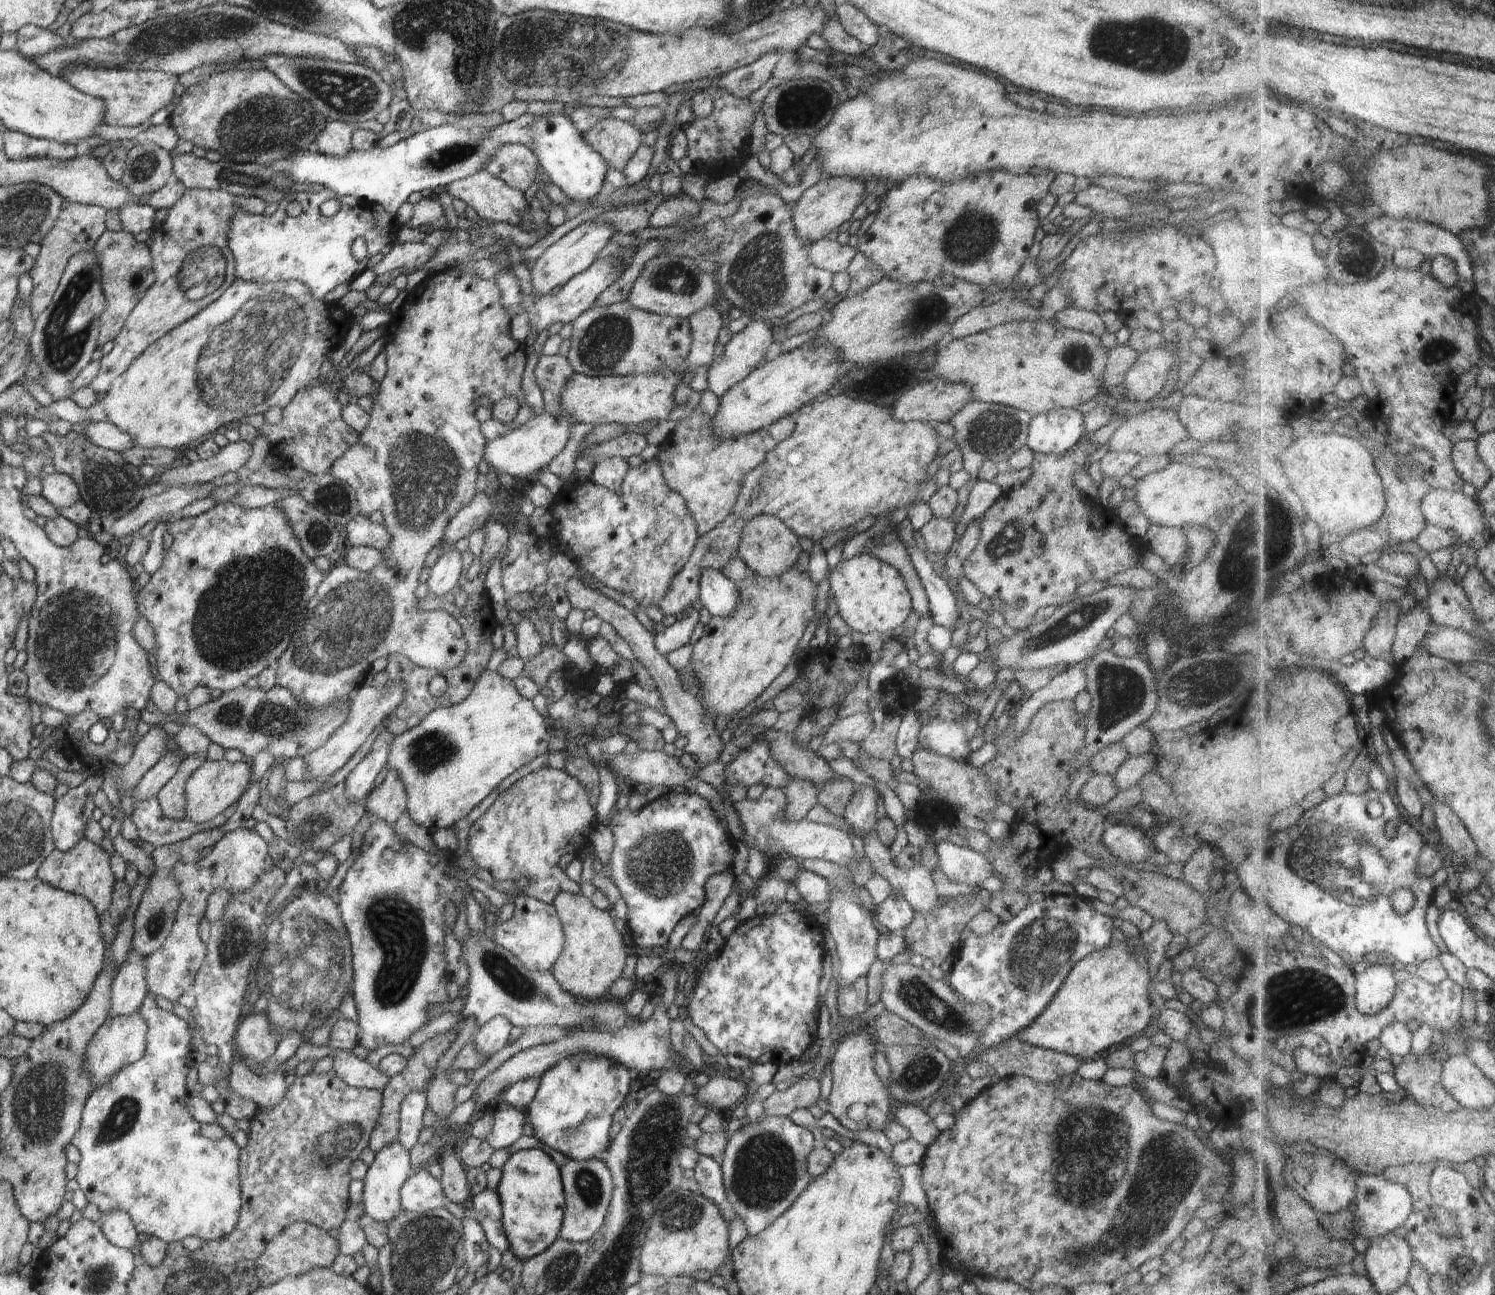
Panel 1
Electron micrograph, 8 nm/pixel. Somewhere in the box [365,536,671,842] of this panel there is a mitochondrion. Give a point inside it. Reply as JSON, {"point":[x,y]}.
{"point":[427,752]}

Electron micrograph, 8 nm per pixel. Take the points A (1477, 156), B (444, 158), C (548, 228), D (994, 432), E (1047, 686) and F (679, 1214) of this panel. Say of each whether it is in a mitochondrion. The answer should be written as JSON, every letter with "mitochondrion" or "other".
{"A":"other","B":"mitochondrion","C":"other","D":"mitochondrion","E":"other","F":"mitochondrion"}

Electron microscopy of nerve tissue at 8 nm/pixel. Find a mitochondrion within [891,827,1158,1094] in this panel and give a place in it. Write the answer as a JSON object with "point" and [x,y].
{"point":[1041,949]}

